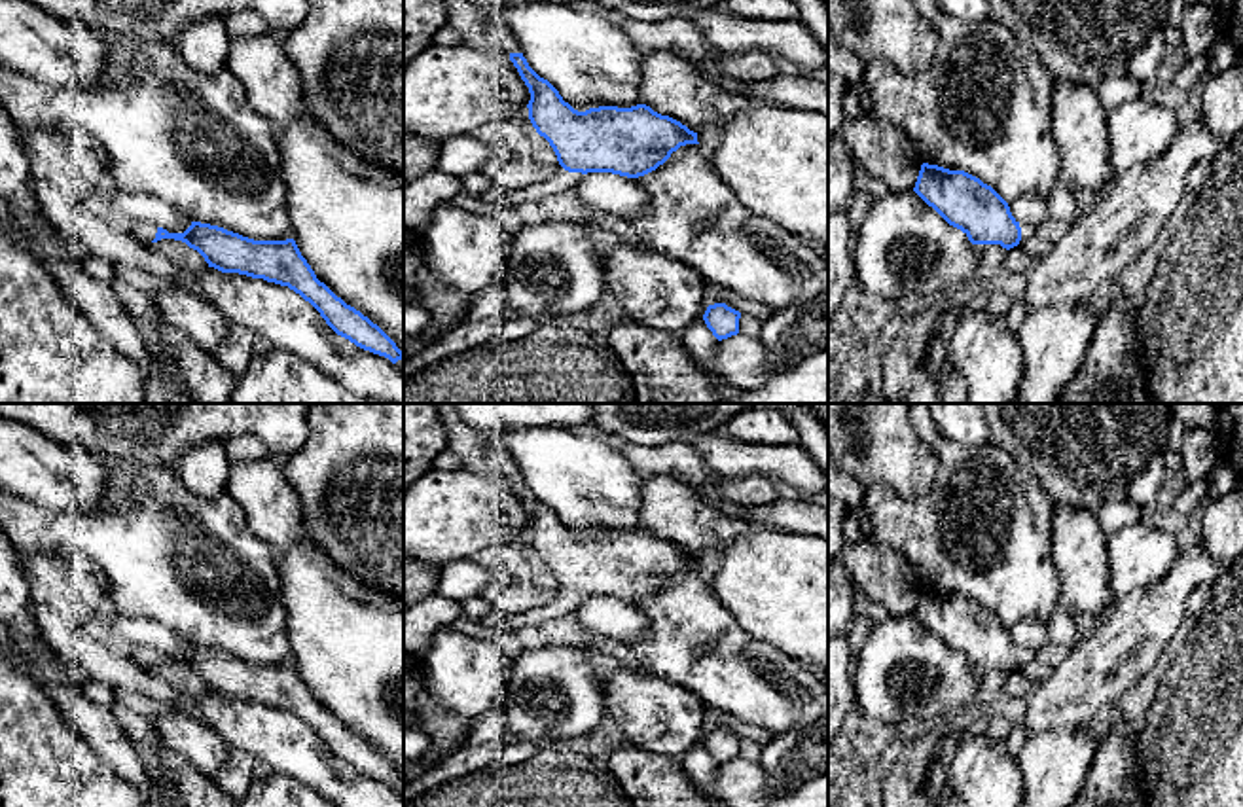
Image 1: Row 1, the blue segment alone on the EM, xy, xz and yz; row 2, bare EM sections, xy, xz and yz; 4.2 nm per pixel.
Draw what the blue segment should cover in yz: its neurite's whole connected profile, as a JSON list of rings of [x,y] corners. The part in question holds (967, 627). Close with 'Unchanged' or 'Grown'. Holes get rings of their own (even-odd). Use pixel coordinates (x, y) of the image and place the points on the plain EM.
[[[923,587],[913,616],[972,669],[1010,674],[1035,661],[1035,650],[1018,646],[991,610],[964,595]]]. Grown

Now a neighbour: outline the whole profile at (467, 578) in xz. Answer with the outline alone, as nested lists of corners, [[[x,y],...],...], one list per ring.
[[[462,559],[440,568],[438,595],[462,602],[510,583],[510,574],[483,566],[474,559]]]

